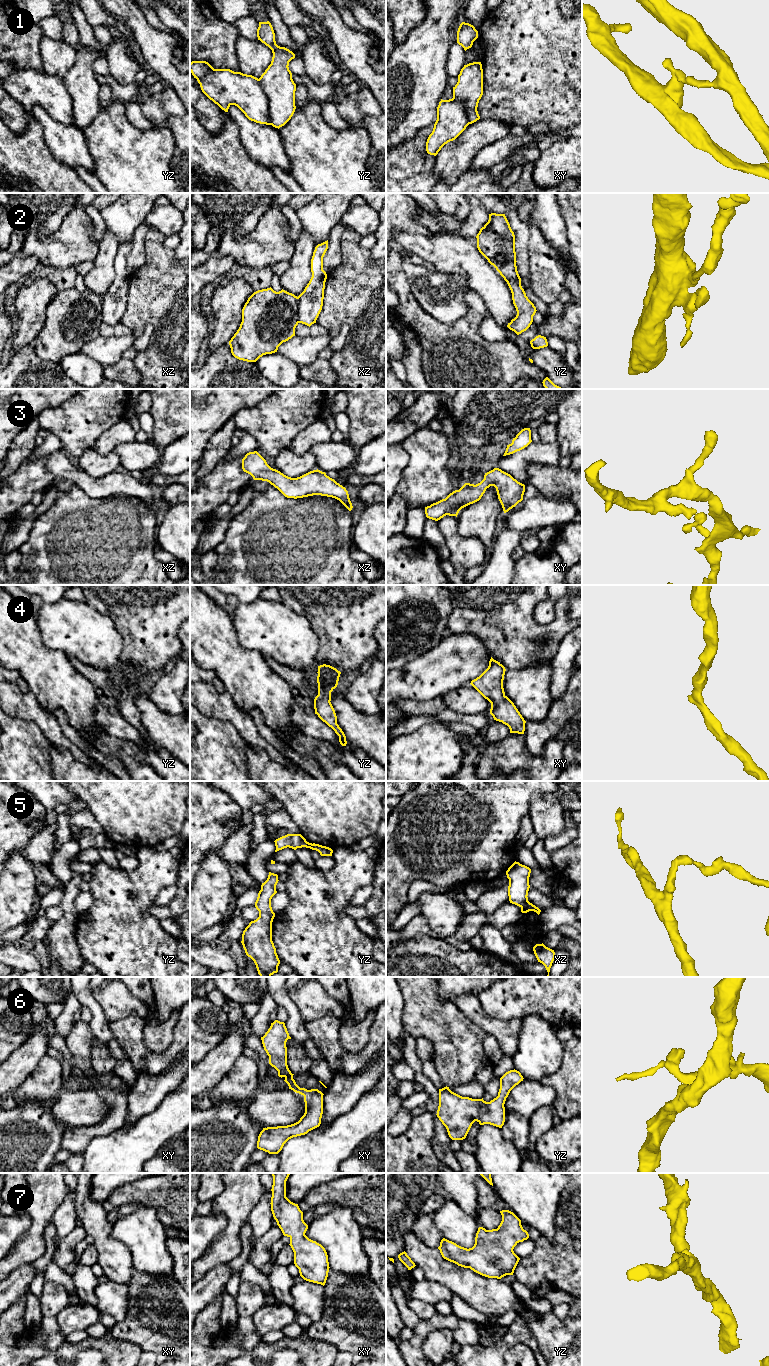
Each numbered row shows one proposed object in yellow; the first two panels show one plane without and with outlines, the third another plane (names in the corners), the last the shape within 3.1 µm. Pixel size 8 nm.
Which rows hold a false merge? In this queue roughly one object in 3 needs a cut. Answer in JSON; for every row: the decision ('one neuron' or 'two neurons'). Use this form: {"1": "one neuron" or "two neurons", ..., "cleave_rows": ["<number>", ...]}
{"1": "two neurons", "2": "two neurons", "3": "one neuron", "4": "one neuron", "5": "two neurons", "6": "one neuron", "7": "one neuron", "cleave_rows": ["1", "2", "5"]}

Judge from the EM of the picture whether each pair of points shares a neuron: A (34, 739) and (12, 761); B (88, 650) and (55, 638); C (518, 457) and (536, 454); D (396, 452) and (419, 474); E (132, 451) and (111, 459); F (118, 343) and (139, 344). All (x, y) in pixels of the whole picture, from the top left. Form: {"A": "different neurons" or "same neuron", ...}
{"A": "same neuron", "B": "same neuron", "C": "same neuron", "D": "different neurons", "E": "different neurons", "F": "different neurons"}

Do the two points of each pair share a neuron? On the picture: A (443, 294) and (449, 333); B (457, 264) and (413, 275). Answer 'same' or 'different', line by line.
A: different
B: different

